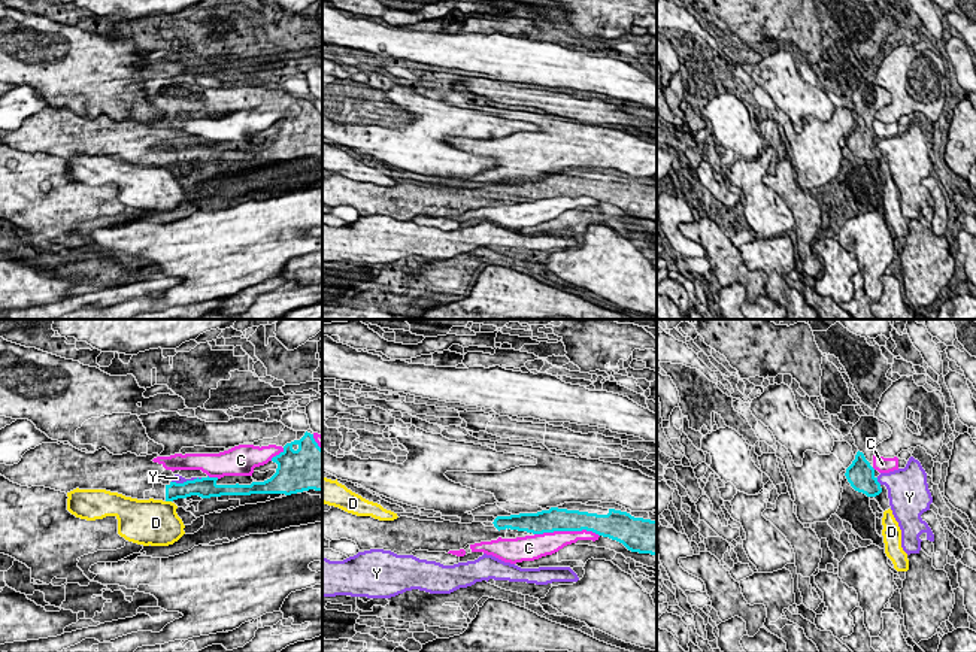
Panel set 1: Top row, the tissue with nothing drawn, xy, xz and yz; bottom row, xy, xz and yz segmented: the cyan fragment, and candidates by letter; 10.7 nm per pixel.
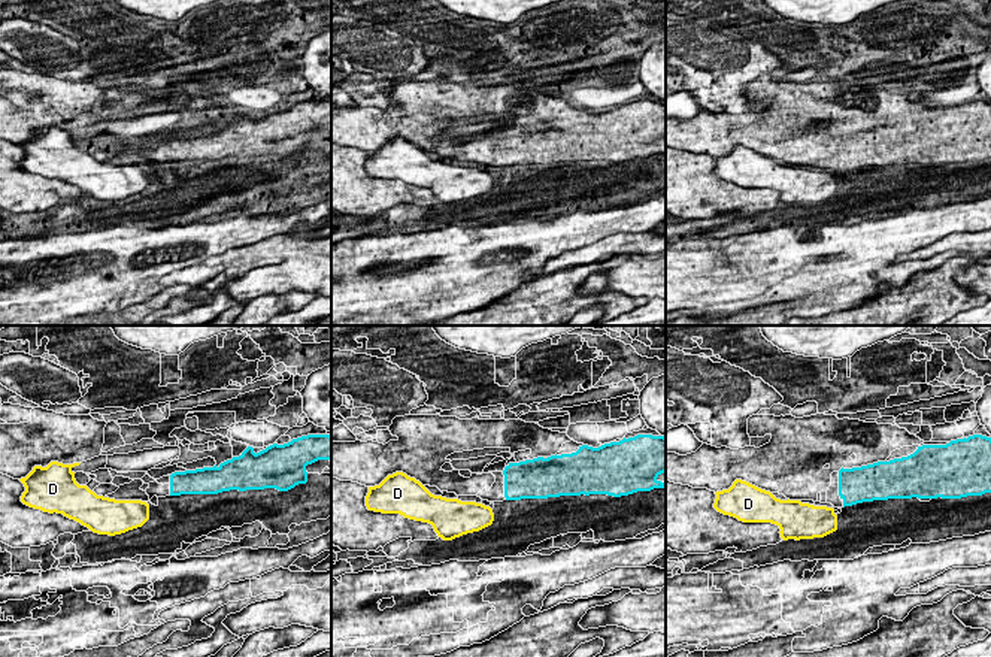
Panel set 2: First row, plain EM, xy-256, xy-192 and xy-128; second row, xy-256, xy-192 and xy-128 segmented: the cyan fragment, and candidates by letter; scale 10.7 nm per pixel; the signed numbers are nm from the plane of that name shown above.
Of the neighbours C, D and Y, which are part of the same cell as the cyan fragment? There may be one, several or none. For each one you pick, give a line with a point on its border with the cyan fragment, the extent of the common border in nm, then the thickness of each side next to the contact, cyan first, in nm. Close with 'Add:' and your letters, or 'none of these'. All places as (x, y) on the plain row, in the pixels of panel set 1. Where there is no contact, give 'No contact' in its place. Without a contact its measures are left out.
Add: none of these

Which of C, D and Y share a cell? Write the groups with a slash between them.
C / D / Y

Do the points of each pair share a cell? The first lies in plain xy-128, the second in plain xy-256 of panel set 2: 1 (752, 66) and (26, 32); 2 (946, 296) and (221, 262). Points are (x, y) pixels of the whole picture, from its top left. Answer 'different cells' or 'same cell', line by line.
1: same cell
2: different cells

